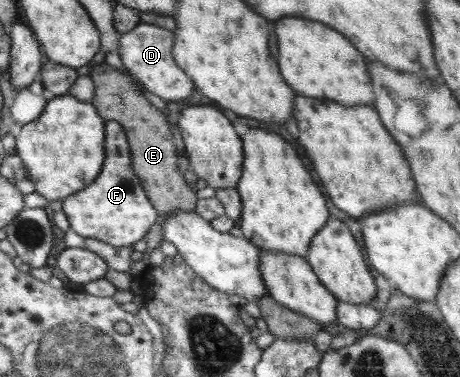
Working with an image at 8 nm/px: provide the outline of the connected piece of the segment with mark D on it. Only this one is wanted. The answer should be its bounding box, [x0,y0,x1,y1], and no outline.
[117,21,193,103]

